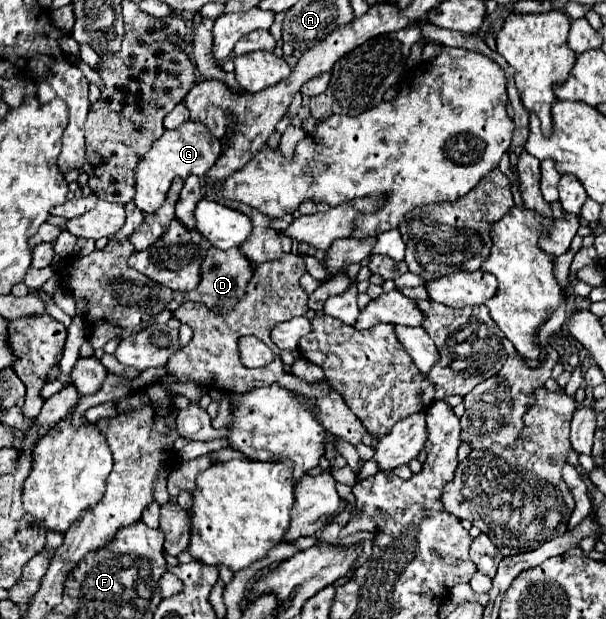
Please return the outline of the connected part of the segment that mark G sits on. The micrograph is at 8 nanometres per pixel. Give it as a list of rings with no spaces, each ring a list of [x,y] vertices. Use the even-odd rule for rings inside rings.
[[[186,121],[174,131],[166,129],[166,133],[152,145],[152,149],[144,155],[142,163],[136,169],[136,207],[144,213],[154,213],[162,207],[162,201],[166,201],[166,193],[172,185],[172,179],[186,179],[188,175],[204,177],[208,169],[216,163],[220,153],[220,139],[216,139],[202,123]]]

